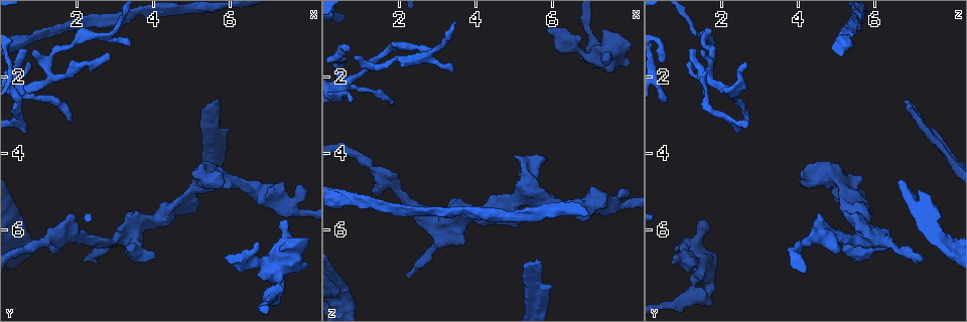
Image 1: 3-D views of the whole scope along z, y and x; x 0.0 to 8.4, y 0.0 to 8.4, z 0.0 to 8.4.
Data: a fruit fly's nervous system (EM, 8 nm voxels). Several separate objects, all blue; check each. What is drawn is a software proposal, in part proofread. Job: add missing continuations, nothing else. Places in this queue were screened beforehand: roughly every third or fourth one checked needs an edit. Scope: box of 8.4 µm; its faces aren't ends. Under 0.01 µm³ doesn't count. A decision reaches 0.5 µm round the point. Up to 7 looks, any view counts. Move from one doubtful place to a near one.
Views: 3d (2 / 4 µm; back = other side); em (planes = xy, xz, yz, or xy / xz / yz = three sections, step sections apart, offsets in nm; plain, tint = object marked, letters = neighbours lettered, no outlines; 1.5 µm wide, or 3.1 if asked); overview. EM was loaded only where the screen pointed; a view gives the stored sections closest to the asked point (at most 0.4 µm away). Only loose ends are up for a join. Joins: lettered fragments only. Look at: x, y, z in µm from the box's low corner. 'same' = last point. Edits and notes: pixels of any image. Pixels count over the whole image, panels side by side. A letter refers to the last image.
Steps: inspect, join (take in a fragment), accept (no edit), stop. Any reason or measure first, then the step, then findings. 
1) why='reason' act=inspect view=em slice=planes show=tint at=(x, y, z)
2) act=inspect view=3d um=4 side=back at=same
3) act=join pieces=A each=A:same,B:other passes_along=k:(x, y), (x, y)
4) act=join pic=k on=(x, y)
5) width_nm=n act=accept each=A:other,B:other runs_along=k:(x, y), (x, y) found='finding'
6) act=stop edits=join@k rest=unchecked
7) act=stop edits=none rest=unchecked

why='thin end' act=inspect view=em slice=yz step=4 show=letters at=(0.80, 1.60, 2.65)

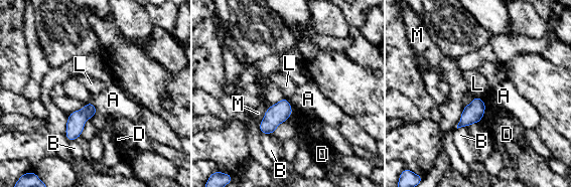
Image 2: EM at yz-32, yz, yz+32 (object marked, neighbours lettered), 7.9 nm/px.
act=inspect view=em slice=planes show=letters at=same

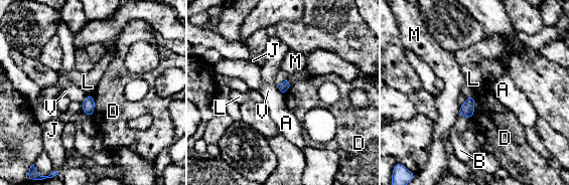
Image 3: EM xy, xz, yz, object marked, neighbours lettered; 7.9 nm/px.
act=accept each=A:other,B:other,D:other,J:other,L:other,M:other,V:other border=3:(473, 95), (474, 113), (470, 118) found='none of them fits'

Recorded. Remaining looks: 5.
why='long arm stops here' act=inspect view=3d um=2 at=(5.70, 2.60, 6.85)

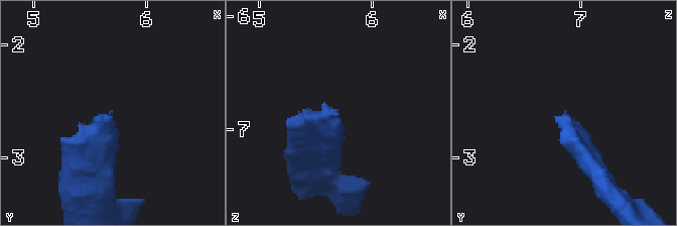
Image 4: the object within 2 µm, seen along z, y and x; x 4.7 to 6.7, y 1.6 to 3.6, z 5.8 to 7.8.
why='shape alone is not enough' act=inspect view=em slice=planes show=letters at=(5.70, 2.62, 6.84)

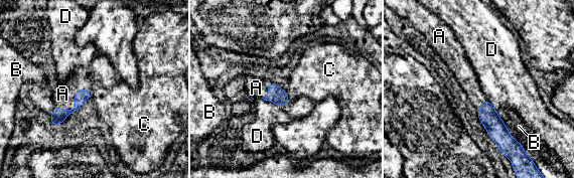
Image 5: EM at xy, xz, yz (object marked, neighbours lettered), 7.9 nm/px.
act=join pieces=A each=A:same,B:other,C:other,D:other found='the neuron continues'

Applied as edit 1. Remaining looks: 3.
act=stop edits=join@5 rest=unchecked

